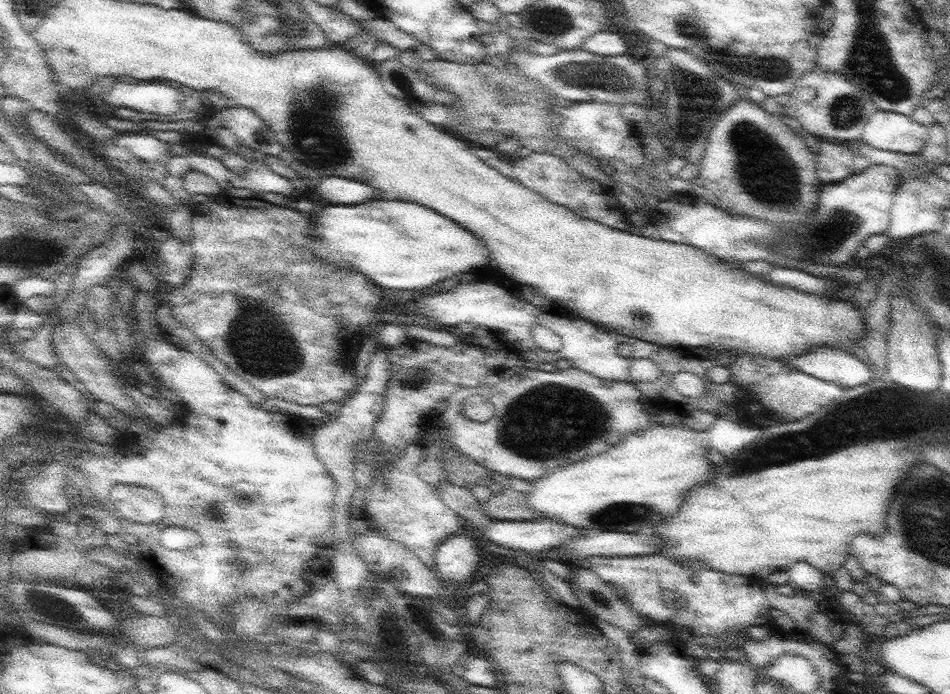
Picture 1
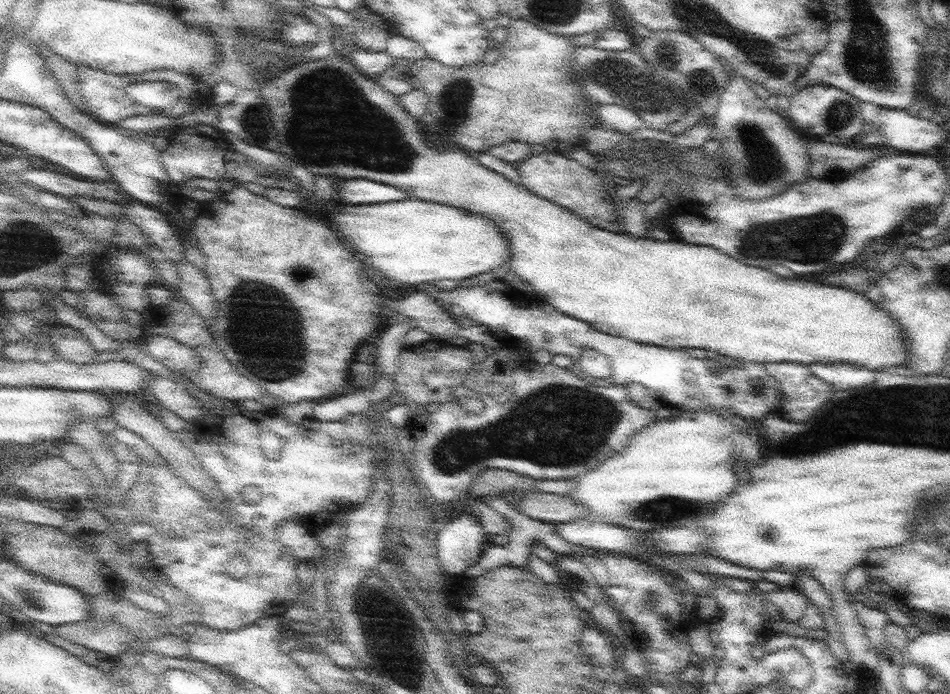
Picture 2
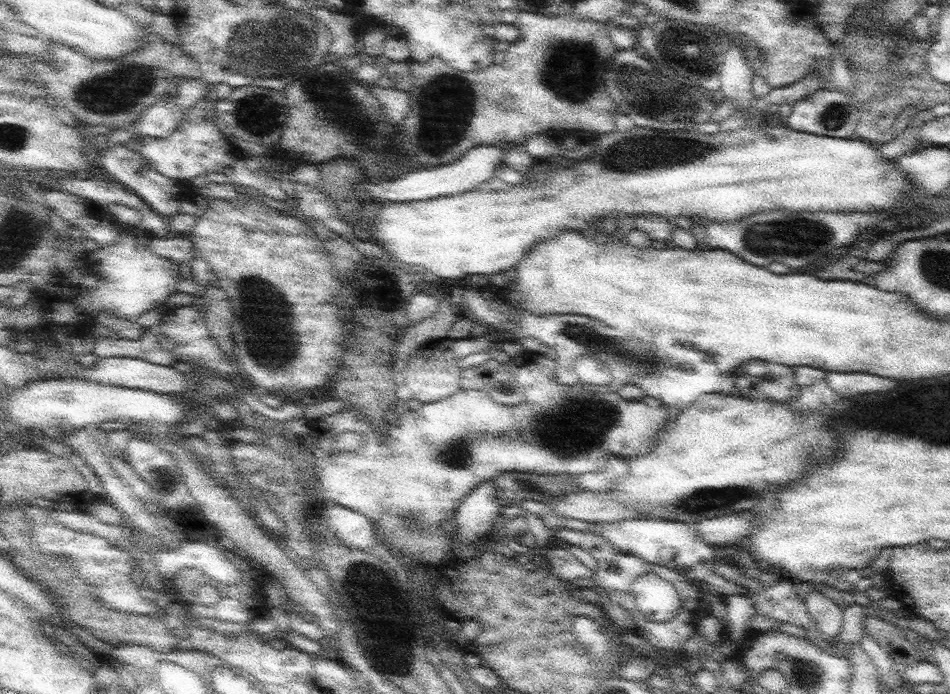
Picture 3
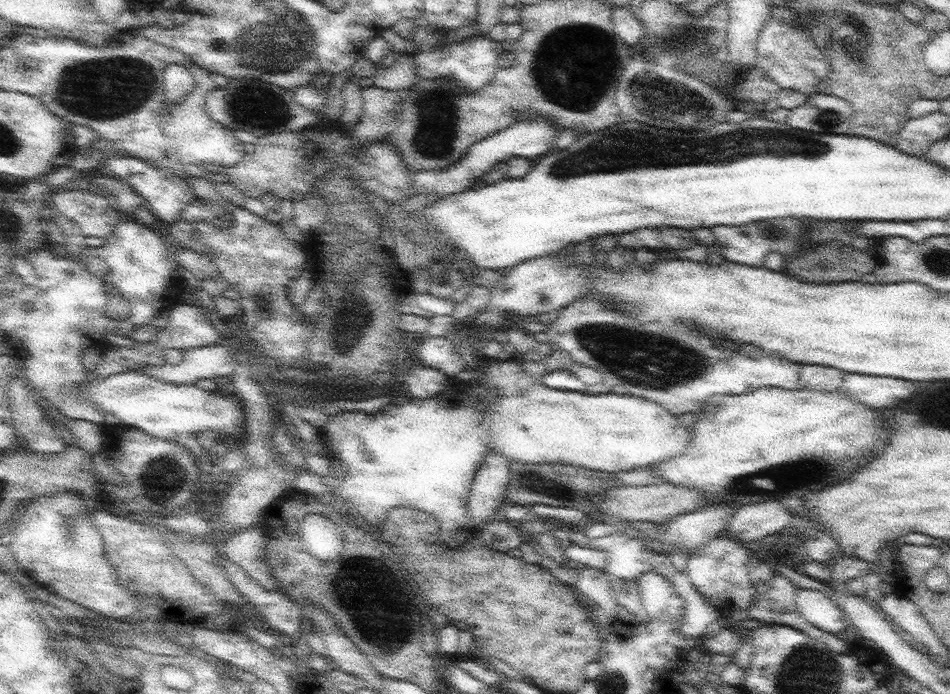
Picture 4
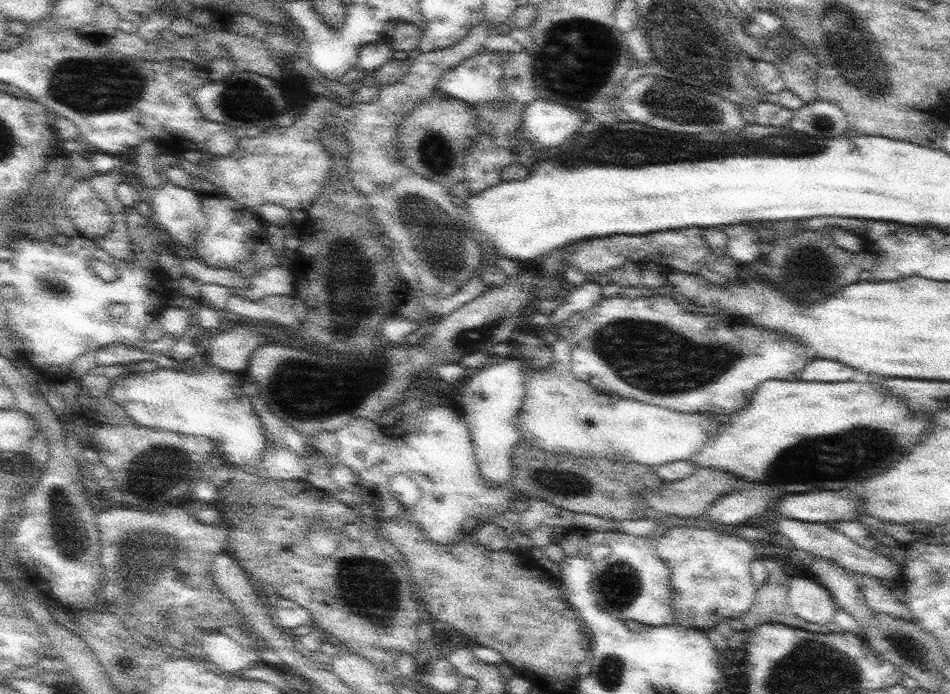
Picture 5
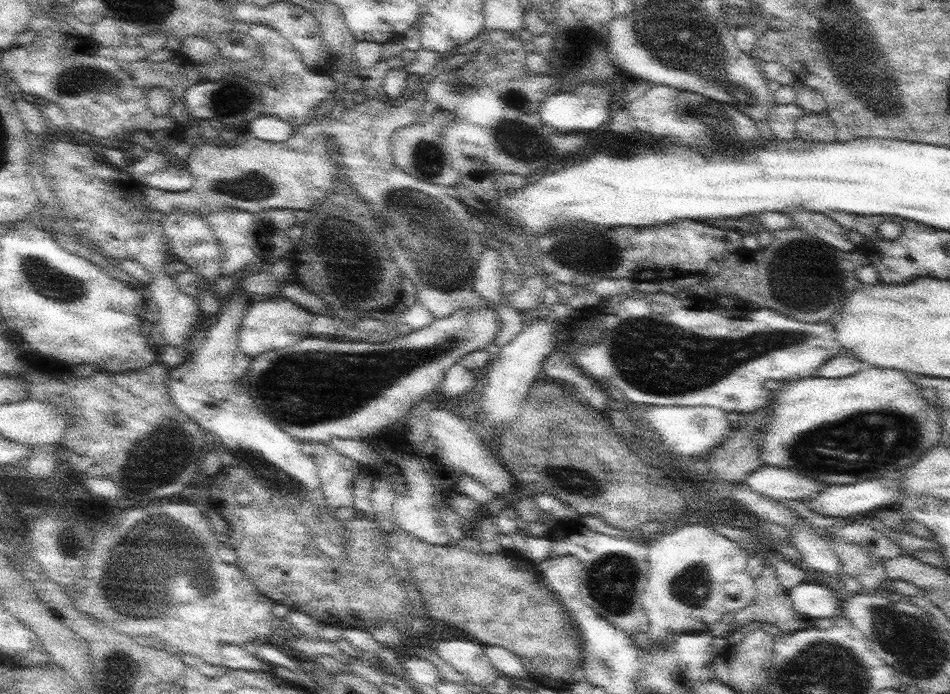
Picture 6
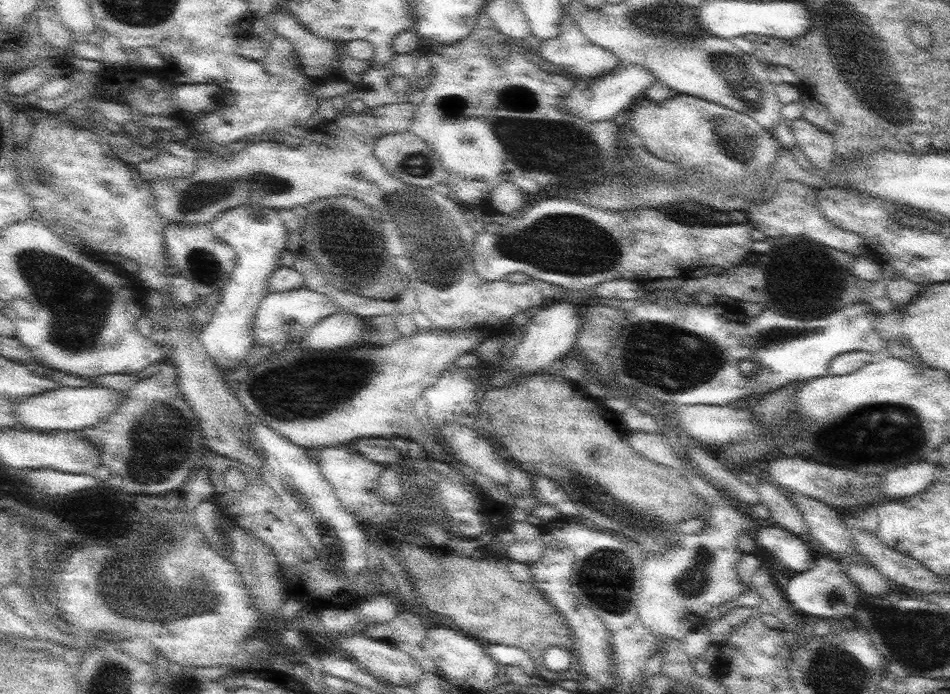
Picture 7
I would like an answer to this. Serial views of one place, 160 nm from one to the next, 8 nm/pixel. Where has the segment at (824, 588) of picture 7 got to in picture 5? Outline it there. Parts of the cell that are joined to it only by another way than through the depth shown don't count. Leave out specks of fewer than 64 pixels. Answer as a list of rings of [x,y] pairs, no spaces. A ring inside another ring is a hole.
[[[791,578],[789,603],[793,611],[811,623],[828,624],[833,622],[834,614],[840,610],[830,592],[808,578]]]

